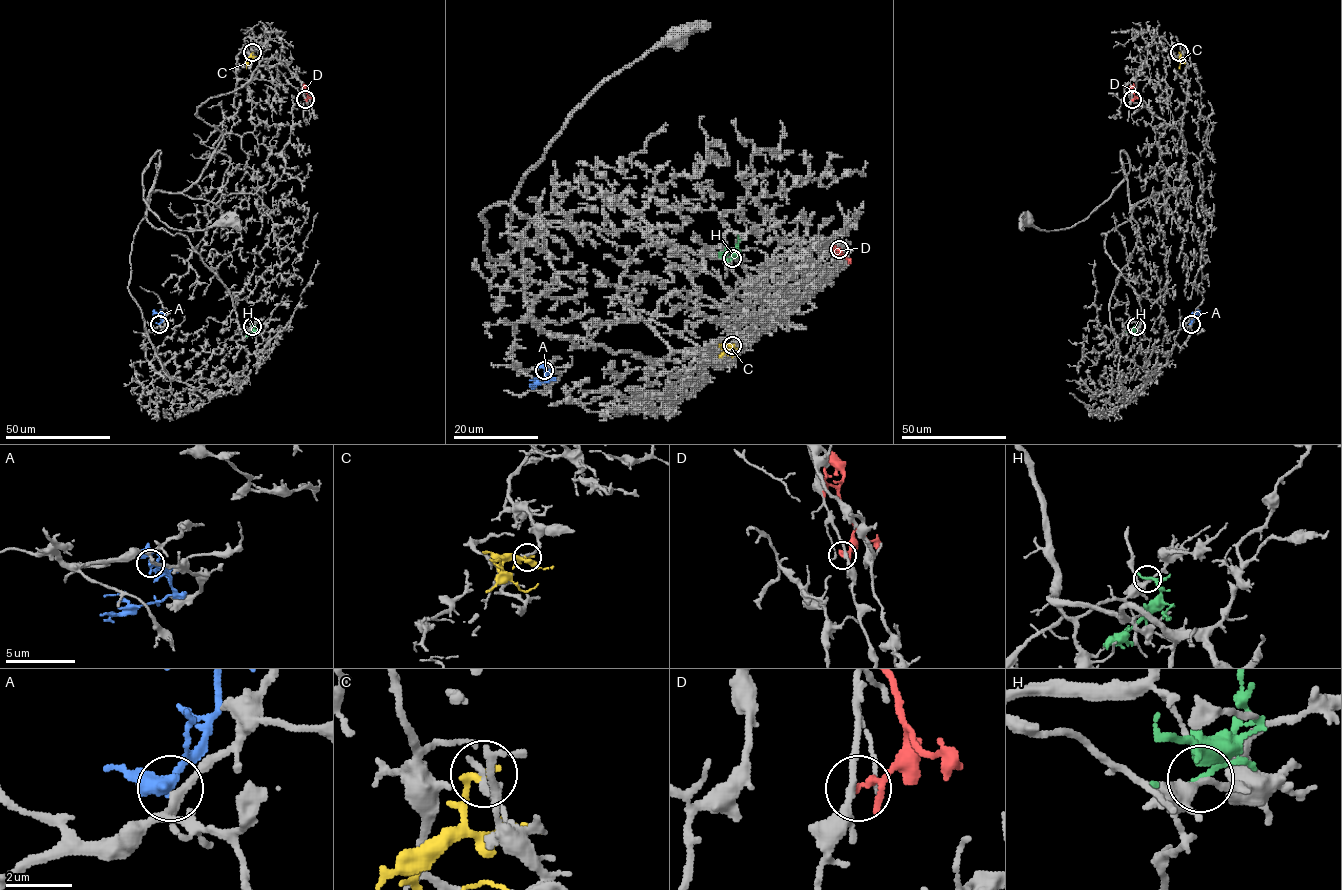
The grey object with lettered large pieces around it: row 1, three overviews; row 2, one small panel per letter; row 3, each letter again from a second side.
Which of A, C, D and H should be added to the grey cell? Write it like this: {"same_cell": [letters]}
{"same_cell": []}

